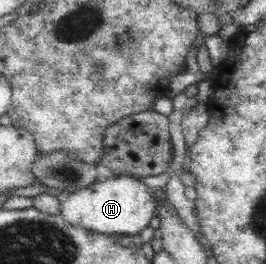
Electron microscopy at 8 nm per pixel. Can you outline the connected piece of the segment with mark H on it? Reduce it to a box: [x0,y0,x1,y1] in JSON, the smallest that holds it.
[60,175,156,236]

